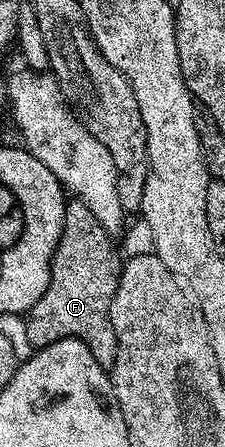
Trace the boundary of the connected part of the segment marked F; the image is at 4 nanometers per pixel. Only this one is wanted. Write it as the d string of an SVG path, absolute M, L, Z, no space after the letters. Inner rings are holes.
M67 201L64 228L50 265L48 288L44 292L44 296L40 296L40 300L36 300L36 304L28 311L26 318L28 340L31 347L41 348L61 338L81 338L84 344L88 344L92 356L96 356L100 365L107 368L113 366L116 360L116 332L112 328L110 305L116 296L122 267L123 263L120 261L115 239L100 224L100 220L96 220L96 216L92 216L92 212L83 202Z

